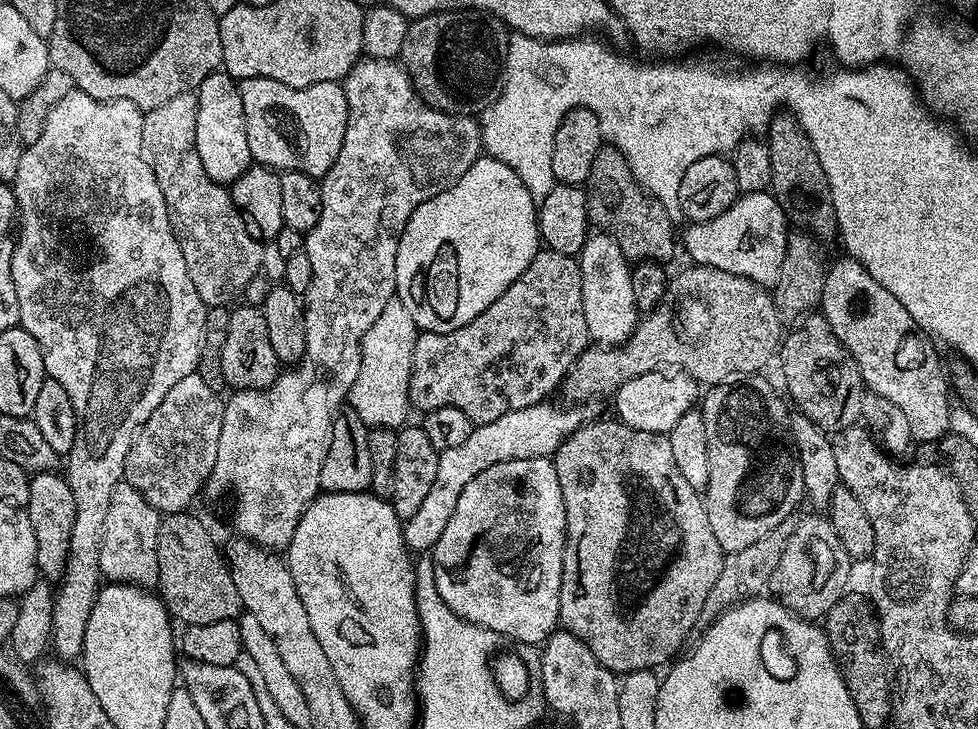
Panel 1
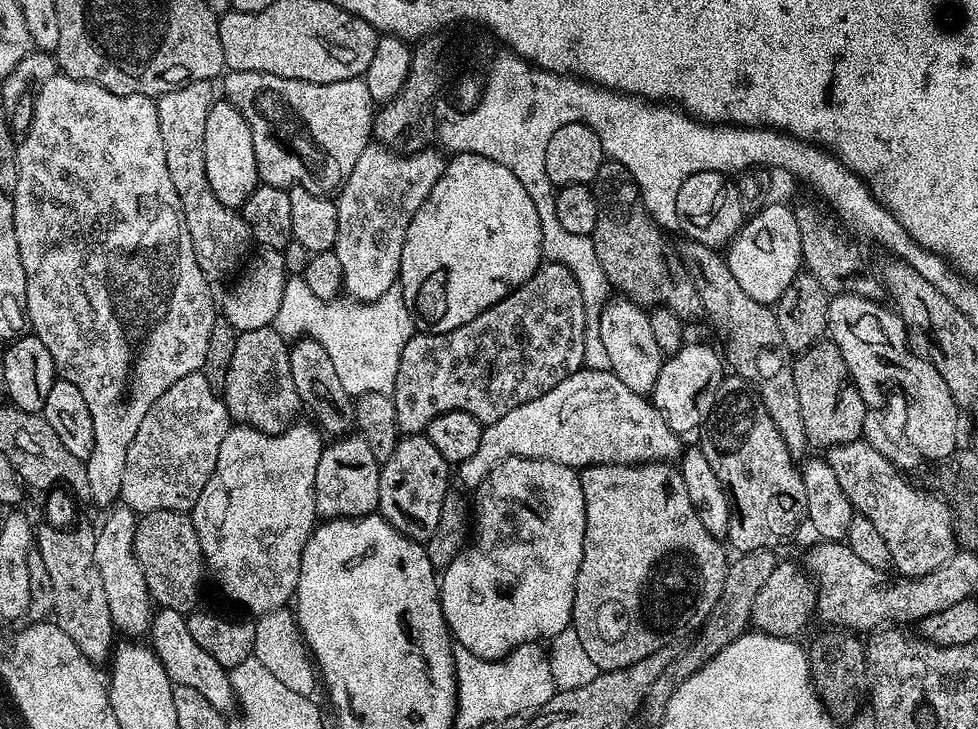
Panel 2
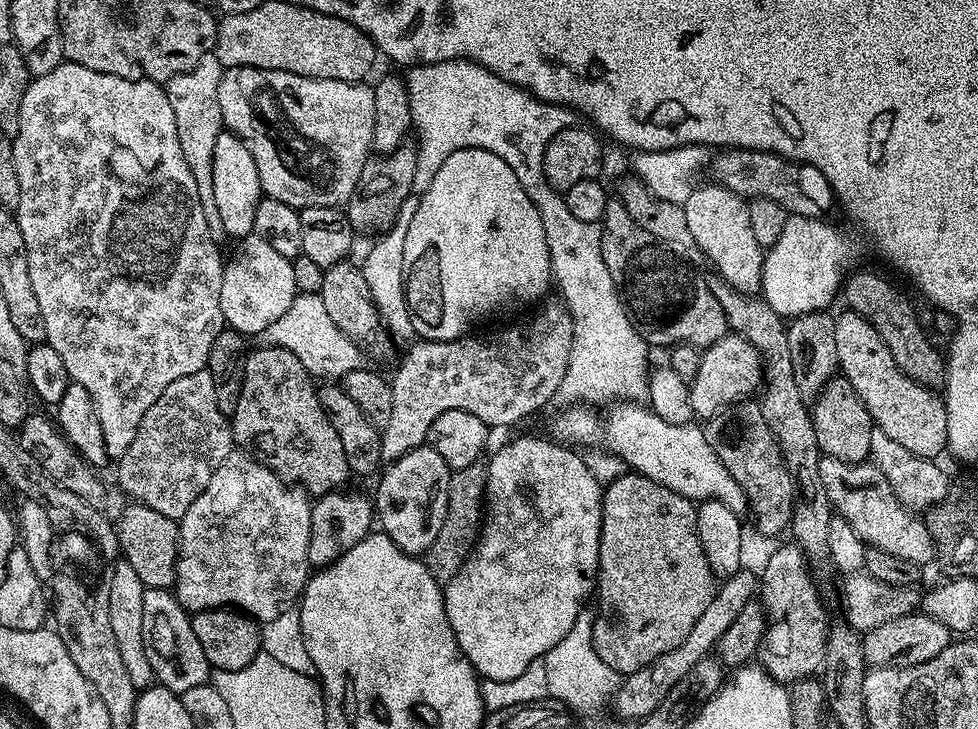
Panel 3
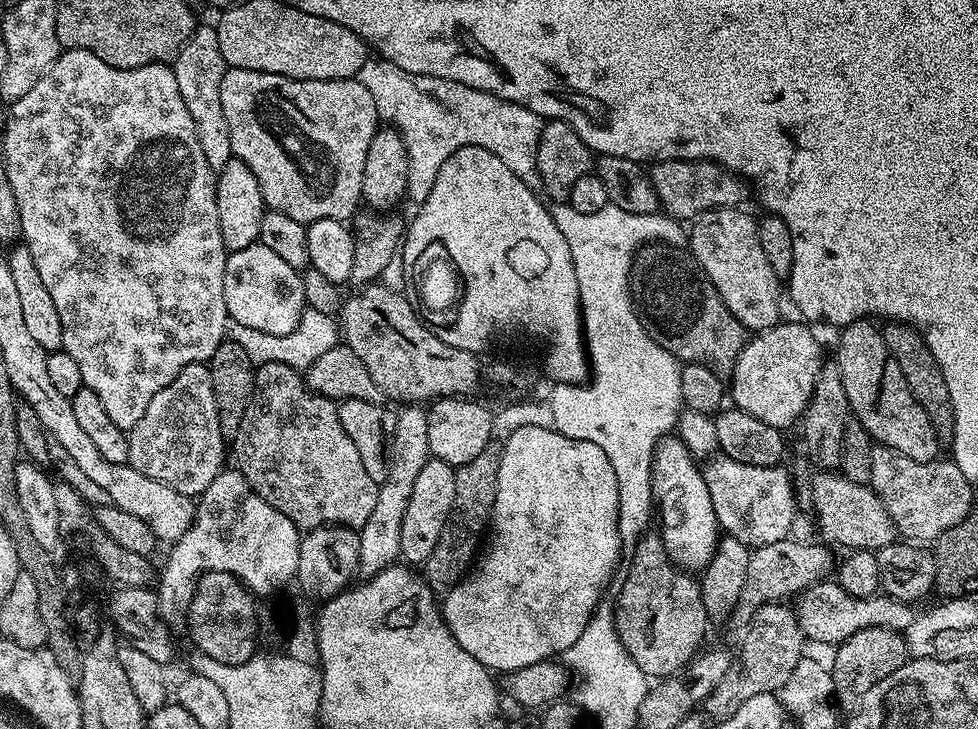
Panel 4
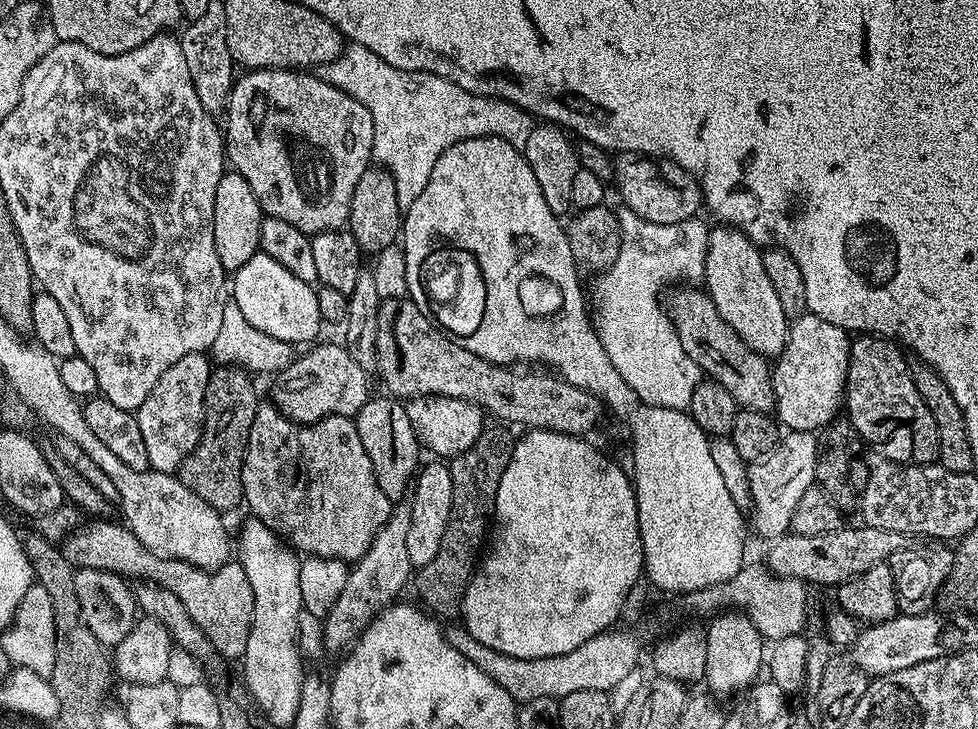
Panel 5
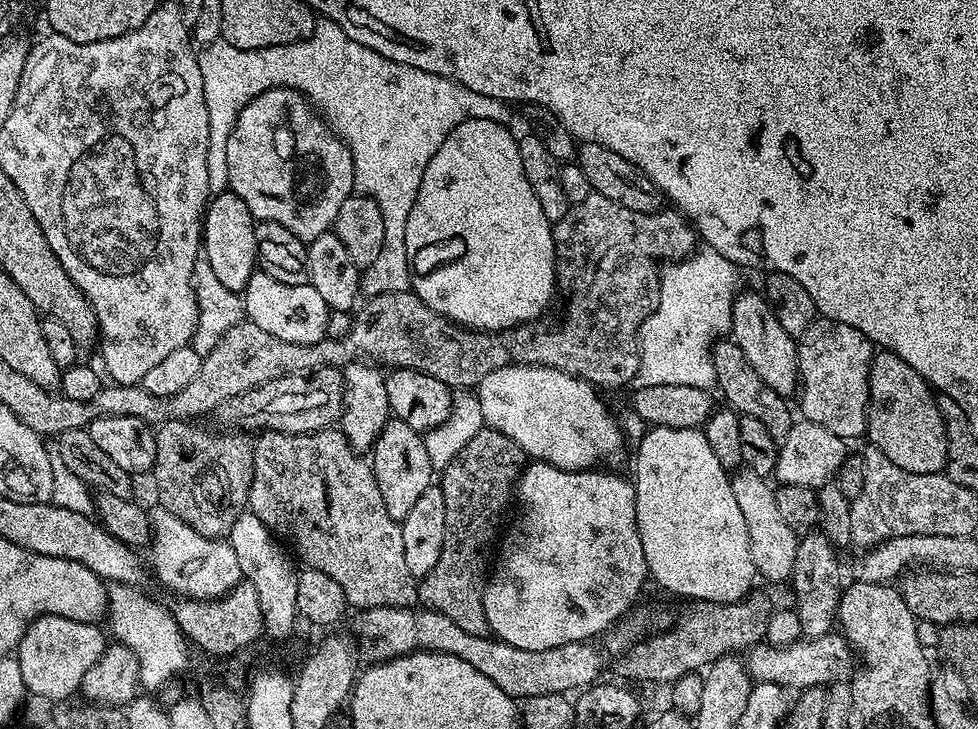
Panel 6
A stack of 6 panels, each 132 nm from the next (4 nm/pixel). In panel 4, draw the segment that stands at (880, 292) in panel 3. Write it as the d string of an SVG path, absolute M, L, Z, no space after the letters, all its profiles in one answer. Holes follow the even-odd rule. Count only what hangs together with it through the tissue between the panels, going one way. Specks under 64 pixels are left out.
M888 322L882 328L886 350L890 350L892 360L898 362L898 370L902 370L902 378L910 386L914 398L918 398L918 406L926 410L926 418L930 418L930 426L934 426L934 434L941 445L951 445L954 438L954 402L950 402L950 390L946 386L946 378L942 378L942 370L938 370L938 362L934 362L934 354L930 354L930 346L922 338L917 328L909 324Z

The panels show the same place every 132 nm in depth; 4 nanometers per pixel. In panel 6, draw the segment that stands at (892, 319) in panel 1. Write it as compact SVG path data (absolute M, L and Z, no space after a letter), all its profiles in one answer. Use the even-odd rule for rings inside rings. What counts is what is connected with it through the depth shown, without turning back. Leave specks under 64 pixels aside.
M877 351L872 358L872 369L870 370L870 378L868 379L868 431L867 439L875 447L882 450L882 454L886 454L886 458L890 458L890 462L894 462L894 466L902 466L902 470L910 470L914 474L934 474L935 472L943 473L946 468L946 426L942 422L942 414L936 405L937 393L933 391L929 384L922 378L922 374L918 374L918 370L914 370L914 366L906 366L906 362L902 362L902 358L898 358L898 354Z

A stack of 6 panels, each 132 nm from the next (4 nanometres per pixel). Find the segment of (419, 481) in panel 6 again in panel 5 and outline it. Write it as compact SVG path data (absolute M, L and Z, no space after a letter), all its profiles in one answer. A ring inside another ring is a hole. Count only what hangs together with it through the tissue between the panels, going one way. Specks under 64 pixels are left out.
M373 395L362 410L355 414L358 438L362 438L362 446L370 457L370 466L374 466L374 478L378 478L378 486L382 486L382 494L393 502L405 499L414 477L421 467L420 452L422 445L414 434L414 426L410 426L407 407L399 399L391 395Z

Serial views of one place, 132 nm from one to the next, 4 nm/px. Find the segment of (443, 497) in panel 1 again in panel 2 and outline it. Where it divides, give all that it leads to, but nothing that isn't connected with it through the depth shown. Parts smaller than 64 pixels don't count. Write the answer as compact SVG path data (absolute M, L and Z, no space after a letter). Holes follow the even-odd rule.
M585 366L558 382L558 386L546 390L546 394L522 406L514 406L514 410L502 414L498 422L487 425L482 434L482 442L478 442L478 450L460 463L458 472L461 482L469 490L475 490L501 460L509 460L515 456L558 462L577 470L589 468L591 464L672 462L682 451L680 440L681 437L668 425L663 414L652 407L651 399L630 390L630 386L626 386L626 382L622 382L622 378L618 378L611 370Z

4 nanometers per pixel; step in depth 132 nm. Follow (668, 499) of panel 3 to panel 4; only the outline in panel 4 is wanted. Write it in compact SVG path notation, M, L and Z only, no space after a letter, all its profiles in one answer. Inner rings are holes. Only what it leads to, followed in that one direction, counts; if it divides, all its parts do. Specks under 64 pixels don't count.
M645 534L640 539L629 564L632 565L629 566L628 573L620 584L620 593L614 596L617 636L630 657L634 658L649 678L673 676L691 662L705 643L704 631L708 628L710 617L702 602L700 581L691 571L668 559L664 542L656 534Z

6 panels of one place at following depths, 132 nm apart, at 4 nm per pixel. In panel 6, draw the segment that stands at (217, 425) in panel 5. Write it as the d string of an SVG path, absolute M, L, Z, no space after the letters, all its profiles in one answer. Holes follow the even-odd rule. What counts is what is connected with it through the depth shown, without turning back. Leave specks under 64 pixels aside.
M168 420L155 429L156 457L150 473L150 479L156 483L156 492L160 495L159 507L170 510L194 530L203 536L227 537L228 532L238 522L238 518L248 508L248 495L254 474L254 443L251 435L240 430L220 430L211 432L203 428L203 423L186 420Z

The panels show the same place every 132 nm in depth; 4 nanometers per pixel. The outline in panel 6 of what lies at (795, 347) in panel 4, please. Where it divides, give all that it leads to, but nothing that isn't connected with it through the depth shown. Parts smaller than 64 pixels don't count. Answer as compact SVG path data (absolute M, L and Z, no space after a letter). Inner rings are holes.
M817 318L798 338L796 346L798 354L798 370L800 371L799 415L810 422L818 422L818 426L826 426L830 434L838 434L845 442L863 437L868 431L868 379L872 369L874 345L862 334L862 330L854 330L854 326L846 326L846 322Z

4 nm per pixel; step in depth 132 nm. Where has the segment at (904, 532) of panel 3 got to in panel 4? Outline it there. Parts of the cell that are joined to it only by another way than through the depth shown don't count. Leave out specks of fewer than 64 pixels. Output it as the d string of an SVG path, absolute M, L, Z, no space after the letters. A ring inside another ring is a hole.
M813 471L811 511L816 512L820 538L829 545L837 544L843 550L879 550L897 543L894 522L875 490L867 484L850 482L850 478L840 475L839 471Z

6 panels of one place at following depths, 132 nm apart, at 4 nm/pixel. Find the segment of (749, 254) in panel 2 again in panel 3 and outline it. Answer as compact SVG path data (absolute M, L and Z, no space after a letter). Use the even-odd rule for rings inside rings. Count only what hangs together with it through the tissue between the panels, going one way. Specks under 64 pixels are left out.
M789 215L786 228L782 230L782 238L774 242L774 246L764 254L764 269L760 292L766 303L785 318L795 318L811 312L822 312L829 307L832 299L837 299L846 279L844 267L848 264L848 240L827 219L806 218L805 216Z

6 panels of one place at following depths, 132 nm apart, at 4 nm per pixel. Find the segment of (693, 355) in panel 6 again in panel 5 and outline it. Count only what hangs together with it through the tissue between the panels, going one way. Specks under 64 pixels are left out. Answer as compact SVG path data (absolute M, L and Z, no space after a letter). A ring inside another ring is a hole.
M621 207L618 212L620 226L620 249L618 258L610 267L605 268L600 280L596 284L597 300L594 312L596 333L600 335L602 346L606 354L610 354L610 362L614 362L614 370L622 374L622 378L638 394L638 398L646 404L662 406L663 408L688 408L691 394L702 381L700 367L682 350L682 342L676 328L672 325L669 313L660 309L656 301L656 288L668 284L671 280L676 282L700 282L704 278L704 263L708 249L709 225L704 225L700 218L693 218L686 222L673 224L655 224L638 218L630 209Z

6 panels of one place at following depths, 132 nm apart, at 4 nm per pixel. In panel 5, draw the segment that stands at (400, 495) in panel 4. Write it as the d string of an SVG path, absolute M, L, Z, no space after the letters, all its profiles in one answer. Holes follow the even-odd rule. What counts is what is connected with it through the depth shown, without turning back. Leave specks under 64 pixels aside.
M400 502L392 509L386 522L374 534L374 542L370 542L370 550L362 554L362 558L349 567L346 587L338 602L330 606L327 616L323 617L324 646L329 653L340 652L352 647L356 639L368 628L368 624L382 609L397 599L396 596L404 587L409 587L414 576L410 562L410 554L406 551L406 534L410 530L411 503Z

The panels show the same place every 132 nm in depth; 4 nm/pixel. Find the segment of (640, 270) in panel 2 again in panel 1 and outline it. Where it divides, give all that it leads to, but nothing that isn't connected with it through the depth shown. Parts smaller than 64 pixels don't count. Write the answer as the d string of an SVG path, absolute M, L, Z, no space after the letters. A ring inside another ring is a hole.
M605 143L594 154L594 166L586 181L588 218L593 225L607 231L618 242L629 262L665 262L678 248L678 236L672 233L672 212L641 188L626 158L613 145Z

